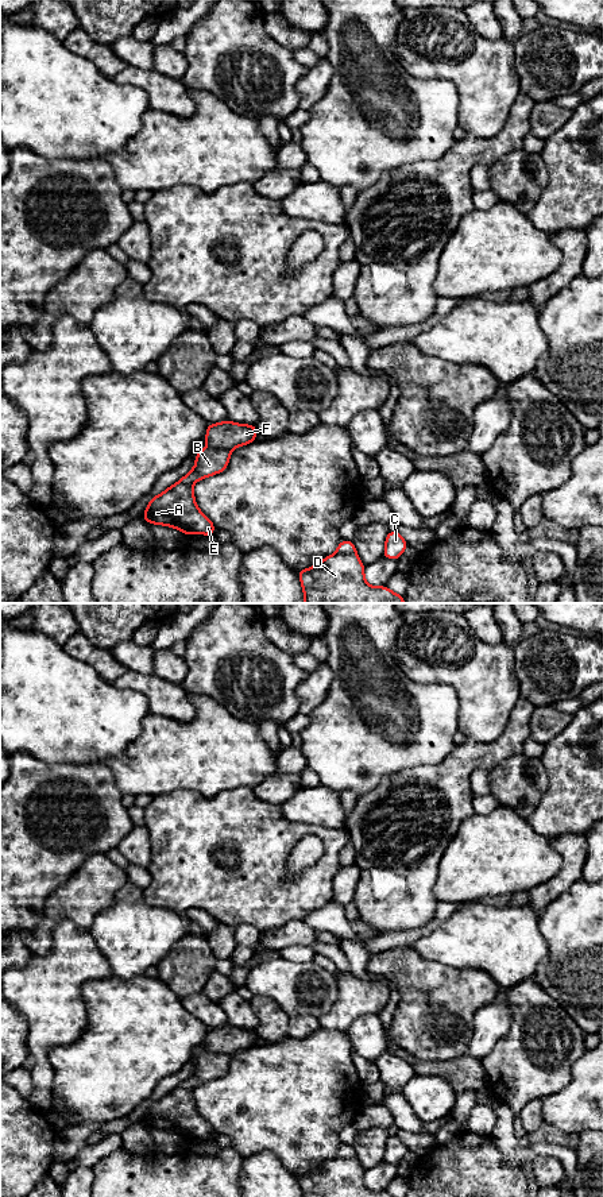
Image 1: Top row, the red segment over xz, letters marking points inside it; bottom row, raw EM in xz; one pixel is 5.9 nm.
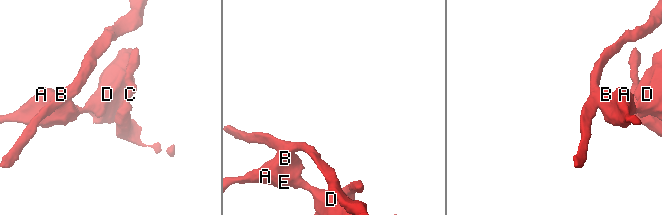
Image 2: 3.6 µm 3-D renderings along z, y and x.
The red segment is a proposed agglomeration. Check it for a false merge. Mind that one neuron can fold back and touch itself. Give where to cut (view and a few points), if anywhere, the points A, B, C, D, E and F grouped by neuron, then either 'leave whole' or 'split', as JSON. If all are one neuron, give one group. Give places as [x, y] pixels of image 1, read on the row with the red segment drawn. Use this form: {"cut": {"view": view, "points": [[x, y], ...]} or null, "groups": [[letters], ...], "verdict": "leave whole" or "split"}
{"cut": {"view": "xz", "points": [[208, 446], [230, 451]]}, "groups": [["A", "B", "C", "D", "E"], ["F"]], "verdict": "split"}

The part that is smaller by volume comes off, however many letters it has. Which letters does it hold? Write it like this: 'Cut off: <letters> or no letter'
Cut off: F

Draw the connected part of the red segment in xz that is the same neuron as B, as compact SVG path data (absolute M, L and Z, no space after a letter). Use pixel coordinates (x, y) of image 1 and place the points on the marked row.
M206 447L196 453L192 471L175 484L152 497L140 517L148 524L165 525L183 532L186 536L216 532L213 522L197 507L193 484L200 479L225 471L231 451Z

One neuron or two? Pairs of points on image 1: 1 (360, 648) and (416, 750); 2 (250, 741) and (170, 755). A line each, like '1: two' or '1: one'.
1: one
2: one

